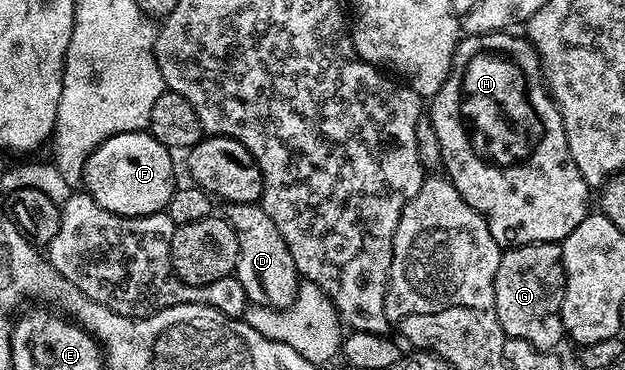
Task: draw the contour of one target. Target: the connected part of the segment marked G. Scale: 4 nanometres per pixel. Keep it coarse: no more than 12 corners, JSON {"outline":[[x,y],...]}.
{"outline":[[561,243],[505,249],[496,314],[509,339],[564,340]]}

